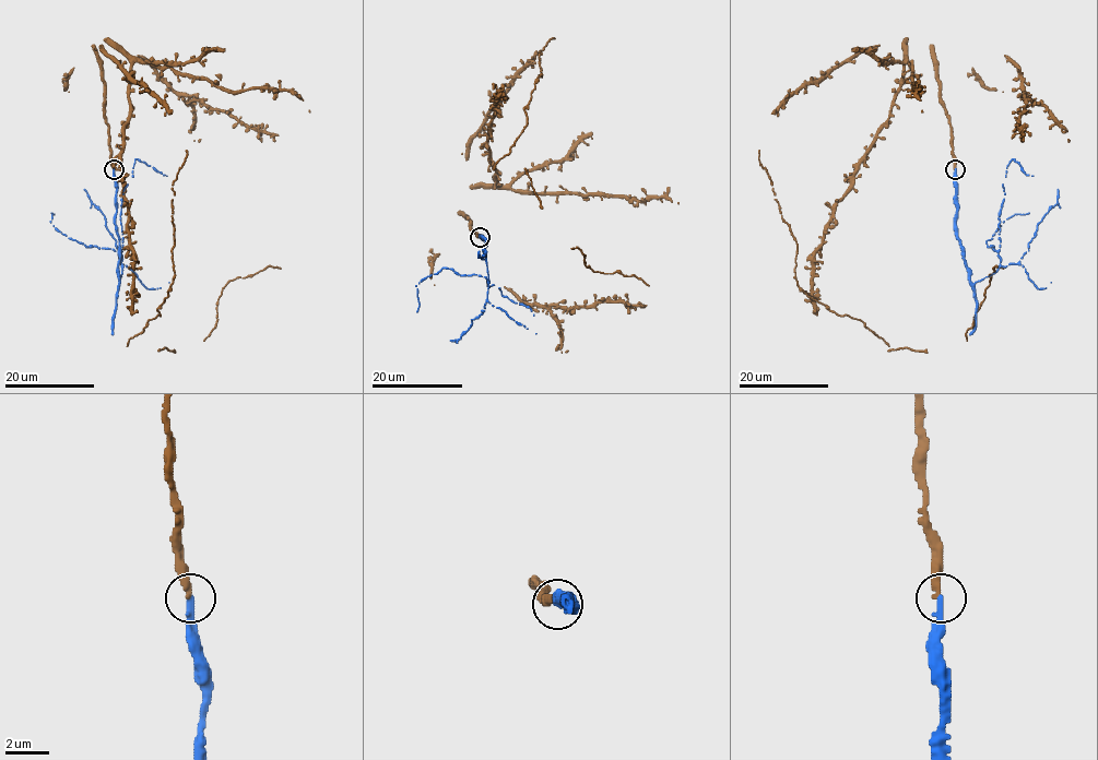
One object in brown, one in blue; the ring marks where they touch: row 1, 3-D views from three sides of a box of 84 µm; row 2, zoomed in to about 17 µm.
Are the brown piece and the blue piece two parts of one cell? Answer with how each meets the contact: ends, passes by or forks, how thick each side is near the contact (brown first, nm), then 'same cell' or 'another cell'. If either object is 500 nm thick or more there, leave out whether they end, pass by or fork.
brown ends; blue ends; calibres 360 and 320 nm; same cell

